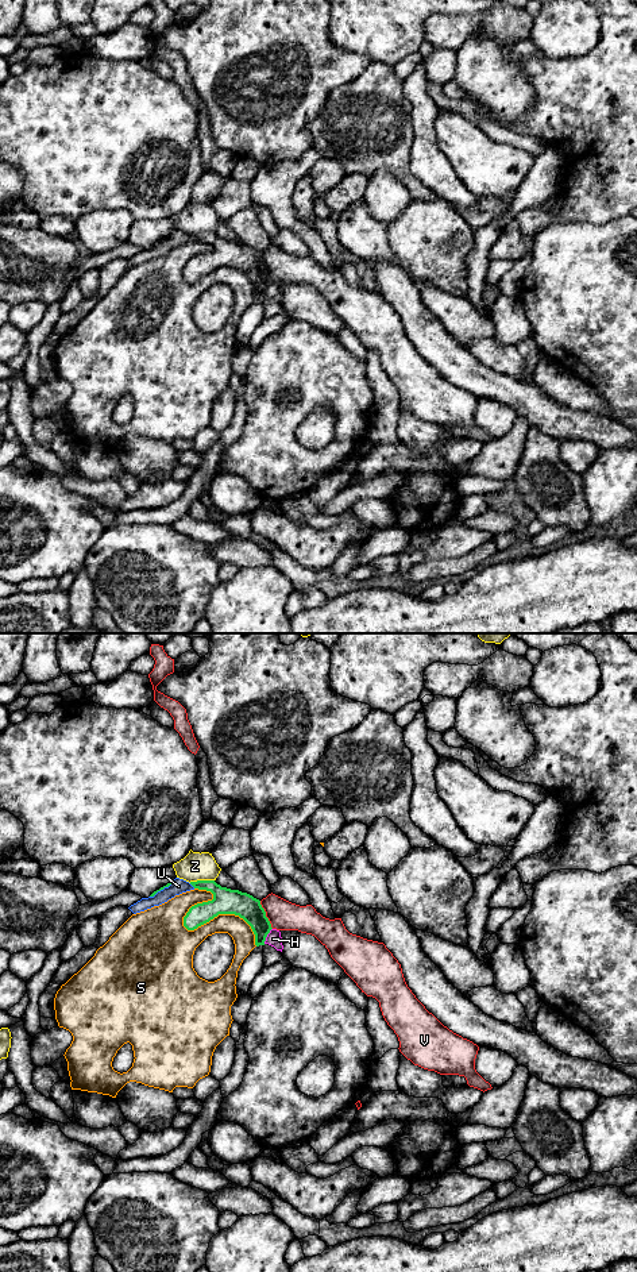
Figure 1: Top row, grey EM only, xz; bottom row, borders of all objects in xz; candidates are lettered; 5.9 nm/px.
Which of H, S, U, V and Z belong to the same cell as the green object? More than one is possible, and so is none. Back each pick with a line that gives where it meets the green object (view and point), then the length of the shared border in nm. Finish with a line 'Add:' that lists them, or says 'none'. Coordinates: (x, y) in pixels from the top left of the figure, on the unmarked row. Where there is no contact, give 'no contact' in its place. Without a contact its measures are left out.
Add: none

